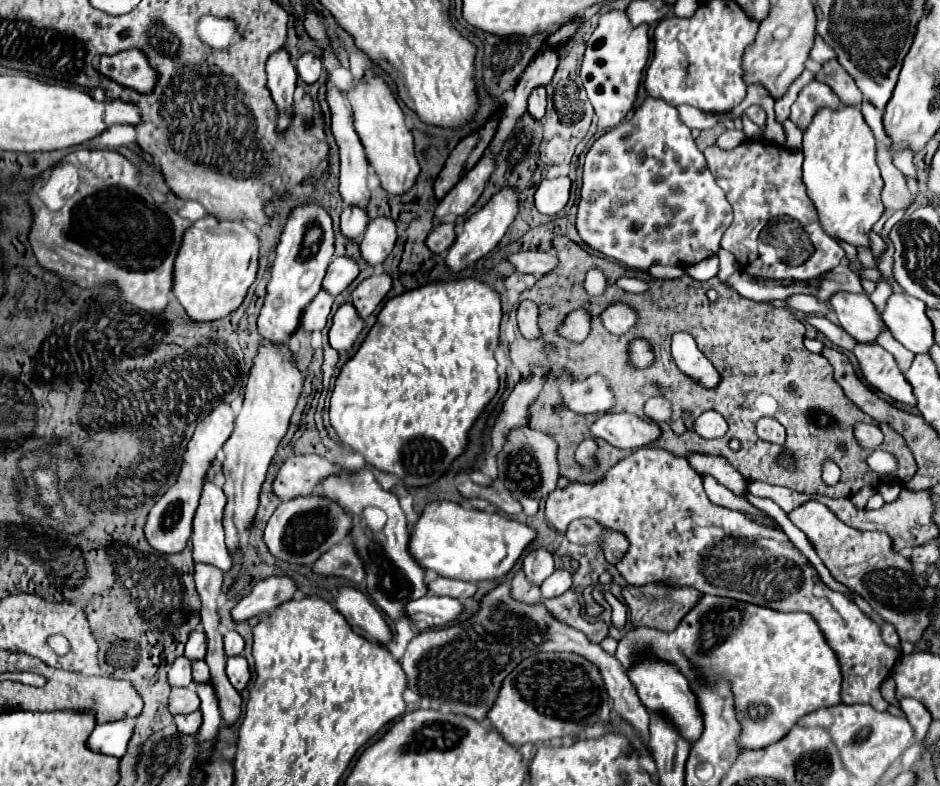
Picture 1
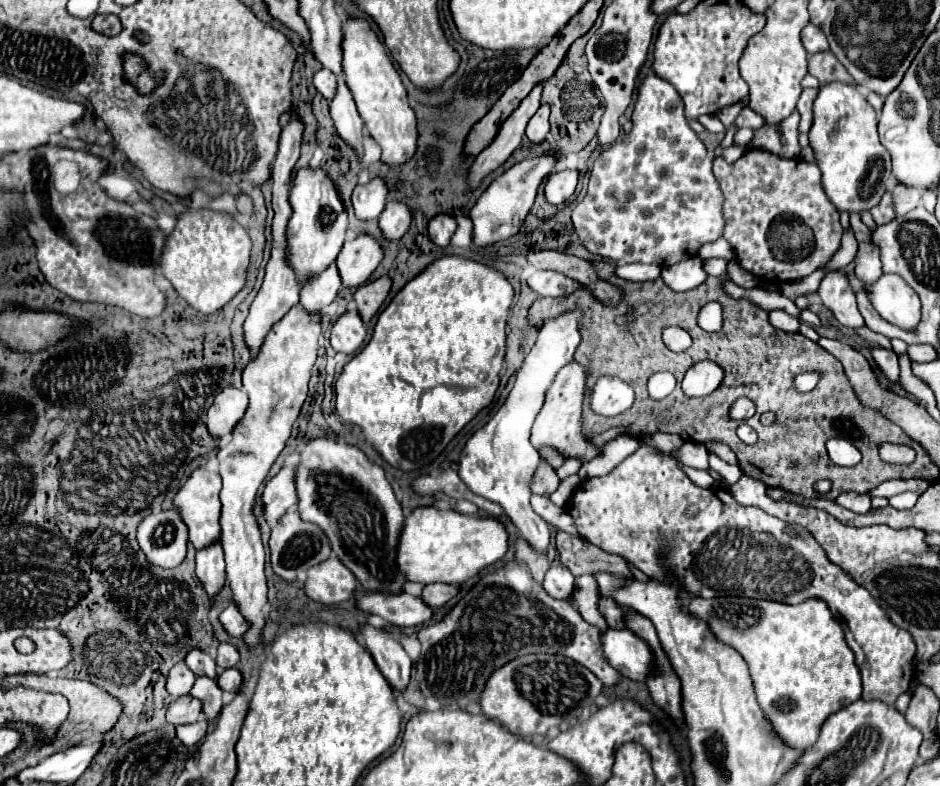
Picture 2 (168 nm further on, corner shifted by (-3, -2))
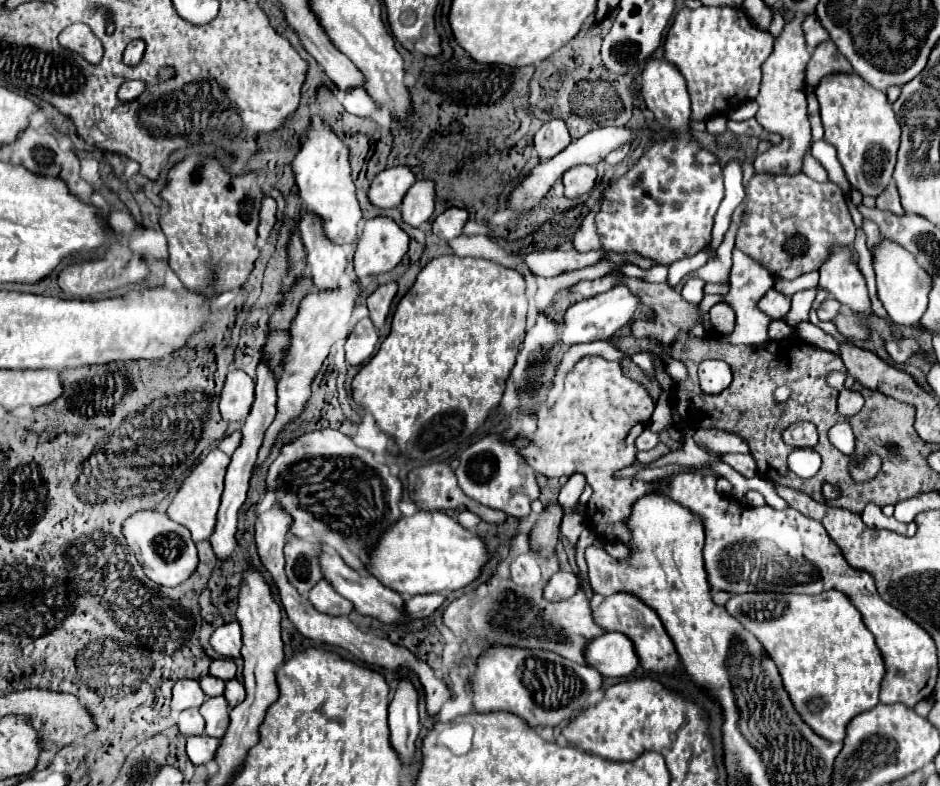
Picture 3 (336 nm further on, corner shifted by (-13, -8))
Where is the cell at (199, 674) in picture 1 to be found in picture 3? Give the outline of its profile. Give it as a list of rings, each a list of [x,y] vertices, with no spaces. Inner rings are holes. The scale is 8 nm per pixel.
[[[223,696],[207,698],[201,706],[201,716],[205,718],[205,734],[221,738],[229,726],[229,704]]]

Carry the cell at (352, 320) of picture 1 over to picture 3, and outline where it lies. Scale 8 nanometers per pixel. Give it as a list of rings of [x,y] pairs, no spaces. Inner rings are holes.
[[[363,318],[357,322],[355,330],[349,334],[347,342],[345,342],[345,354],[347,354],[347,362],[353,366],[365,364],[377,346],[377,330],[373,326],[373,322],[369,318]]]

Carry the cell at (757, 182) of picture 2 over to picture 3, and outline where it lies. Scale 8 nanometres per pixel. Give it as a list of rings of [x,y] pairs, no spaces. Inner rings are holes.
[[[753,174],[745,184],[745,214],[735,248],[751,256],[775,278],[793,280],[817,270],[837,246],[851,246],[855,226],[837,184],[815,182],[799,174]]]

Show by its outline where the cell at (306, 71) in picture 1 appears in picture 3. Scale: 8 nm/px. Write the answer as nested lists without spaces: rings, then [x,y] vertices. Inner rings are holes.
[[[363,88],[345,90],[343,92],[343,108],[357,116],[371,116],[377,110],[375,102],[369,96],[365,96]]]

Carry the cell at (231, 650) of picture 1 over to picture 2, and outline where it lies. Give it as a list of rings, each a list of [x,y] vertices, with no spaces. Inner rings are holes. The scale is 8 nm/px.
[[[219,644],[217,648],[217,654],[215,654],[215,664],[217,664],[217,670],[227,670],[227,668],[233,668],[235,664],[239,662],[239,652],[235,650],[235,646],[231,644]]]

